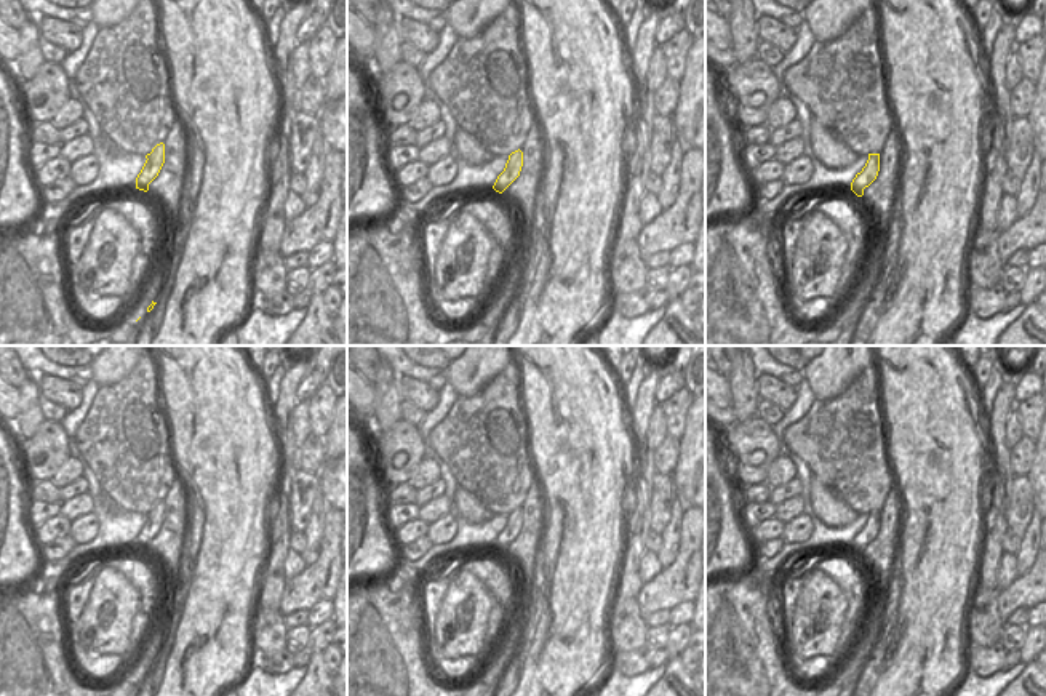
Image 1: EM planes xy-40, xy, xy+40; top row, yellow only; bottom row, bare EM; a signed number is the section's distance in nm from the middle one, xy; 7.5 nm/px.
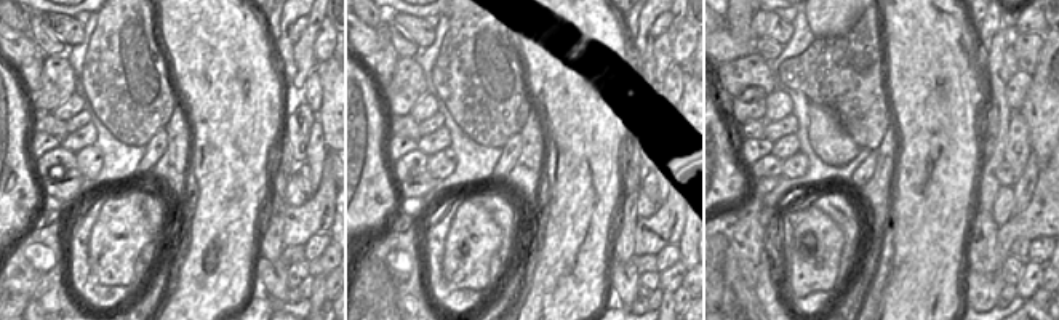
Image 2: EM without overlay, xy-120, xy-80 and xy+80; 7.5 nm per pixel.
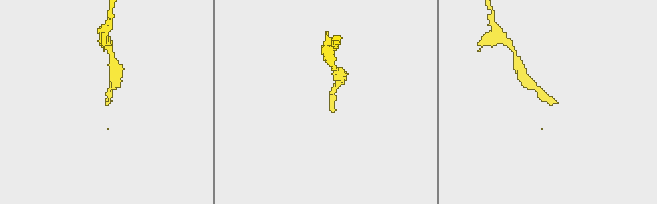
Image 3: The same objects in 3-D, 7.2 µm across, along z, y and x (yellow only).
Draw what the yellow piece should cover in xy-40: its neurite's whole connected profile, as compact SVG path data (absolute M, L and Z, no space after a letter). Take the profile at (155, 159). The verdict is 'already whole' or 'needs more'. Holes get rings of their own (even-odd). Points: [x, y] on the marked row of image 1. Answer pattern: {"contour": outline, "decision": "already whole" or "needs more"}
{"contour": "M157 144L150 154L146 155L146 163L136 178L136 189L147 192L149 184L158 176L165 163L165 144Z", "decision": "already whole"}

